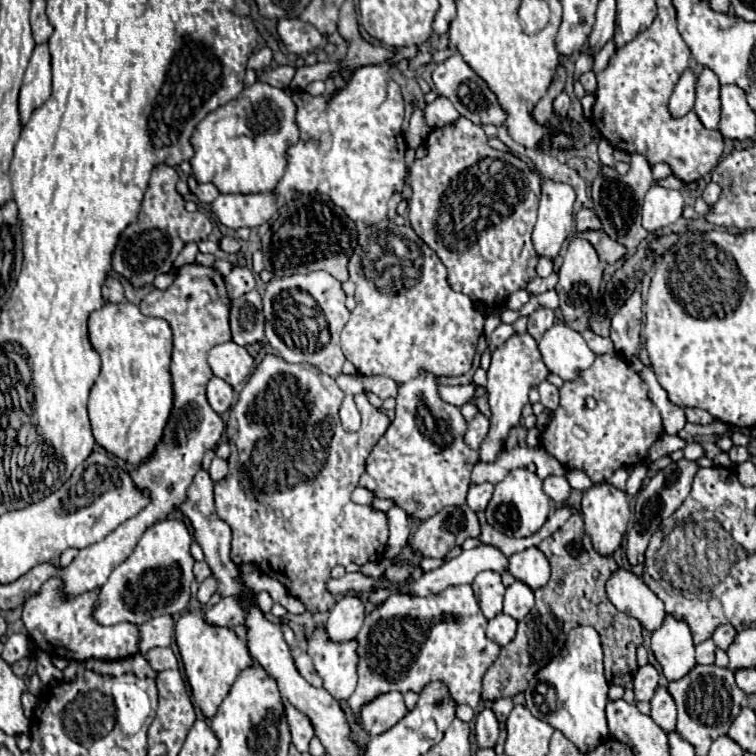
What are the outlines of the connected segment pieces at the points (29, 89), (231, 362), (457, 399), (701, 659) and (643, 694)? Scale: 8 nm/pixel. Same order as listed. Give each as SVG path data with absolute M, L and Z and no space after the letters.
M39 43L33 49L19 93L21 121L25 123L31 117L33 109L43 105L49 95L51 95L51 57L47 43Z
M233 341L215 345L207 353L207 363L215 377L227 381L231 387L239 387L253 367L253 357Z
M467 383L467 385L457 385L457 387L445 387L441 385L439 387L439 397L451 405L465 405L469 401L475 399L475 391L477 391L477 385L475 383Z
M707 639L703 643L697 645L697 663L703 663L703 665L709 665L715 661L715 643L713 639Z
M647 663L645 667L639 667L633 677L633 685L635 685L635 701L651 701L653 691L659 685L657 669L651 663Z

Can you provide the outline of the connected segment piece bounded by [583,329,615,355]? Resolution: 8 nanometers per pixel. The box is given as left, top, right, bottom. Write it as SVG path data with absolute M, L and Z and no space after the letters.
M589 329L583 333L583 337L585 337L589 349L591 349L595 355L615 353L615 349L613 349L613 341L611 341L611 339L607 339L607 337L599 337L599 335L595 335L595 333L589 331Z

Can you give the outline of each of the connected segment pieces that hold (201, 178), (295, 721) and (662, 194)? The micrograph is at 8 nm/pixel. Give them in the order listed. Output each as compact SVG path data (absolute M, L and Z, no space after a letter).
M257 81L251 87L245 87L243 93L211 111L193 131L191 145L195 155L191 157L191 169L199 183L213 183L221 193L263 193L271 191L285 171L285 153L289 145L299 139L299 129L295 125L295 103L291 95L275 89L263 81Z
M285 701L285 709L287 709L287 721L289 721L289 727L291 727L293 745L297 747L297 751L307 753L309 741L315 737L315 727L311 725L311 721L307 721L307 715L299 713L299 709L295 709L287 701Z
M653 185L643 203L643 227L647 231L657 231L675 223L683 211L683 195L675 189L665 189Z

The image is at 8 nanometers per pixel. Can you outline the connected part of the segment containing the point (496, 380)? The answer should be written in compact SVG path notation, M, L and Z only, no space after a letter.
M525 331L525 333L513 333L499 349L491 353L491 365L487 369L487 395L491 405L491 431L485 443L481 445L481 461L495 461L499 451L505 445L507 433L511 427L515 427L521 419L521 409L529 401L527 393L533 385L539 385L547 377L547 367L541 361L541 353L537 349L537 341Z

